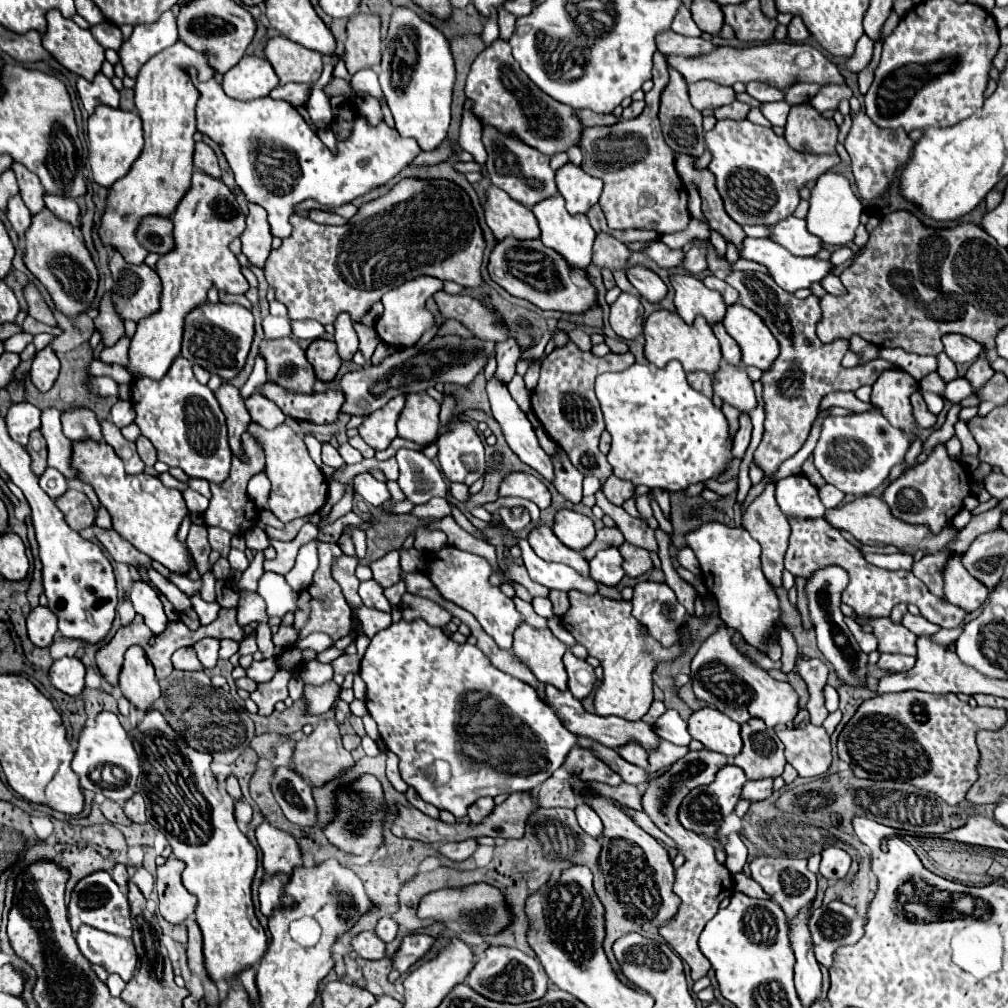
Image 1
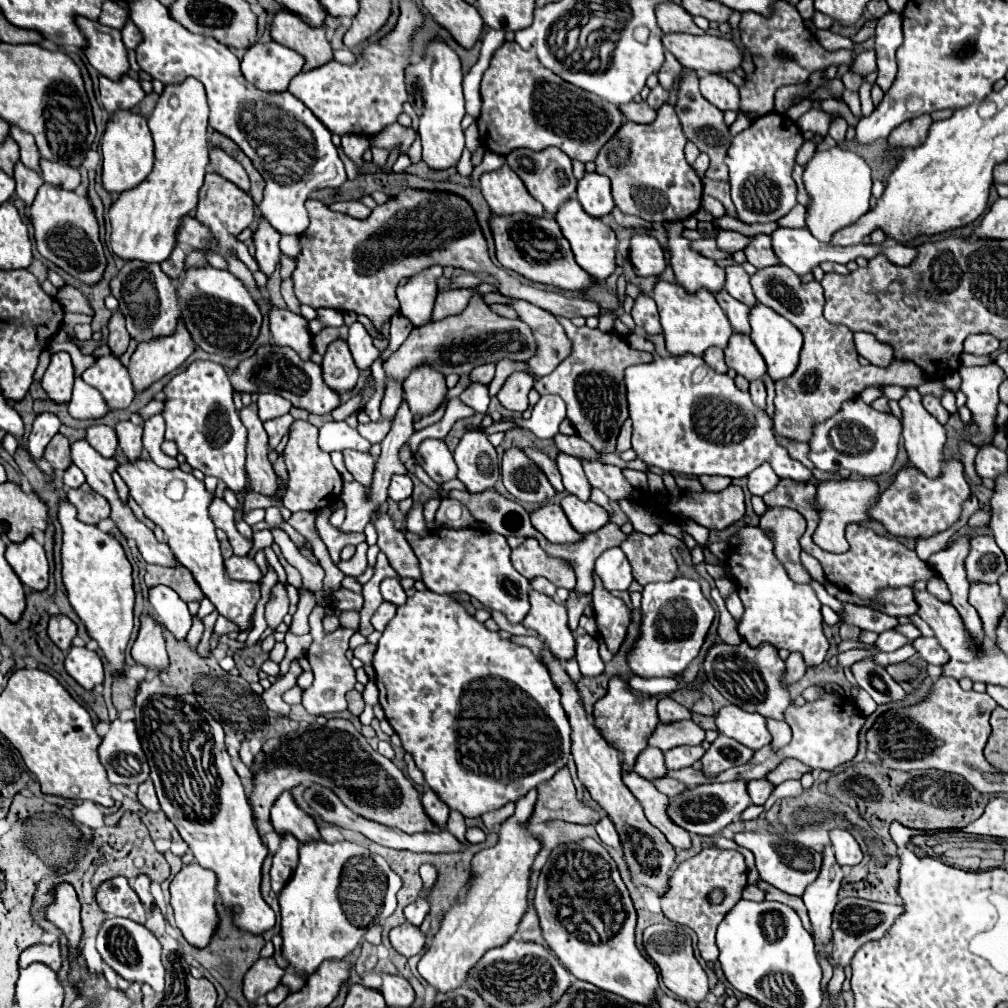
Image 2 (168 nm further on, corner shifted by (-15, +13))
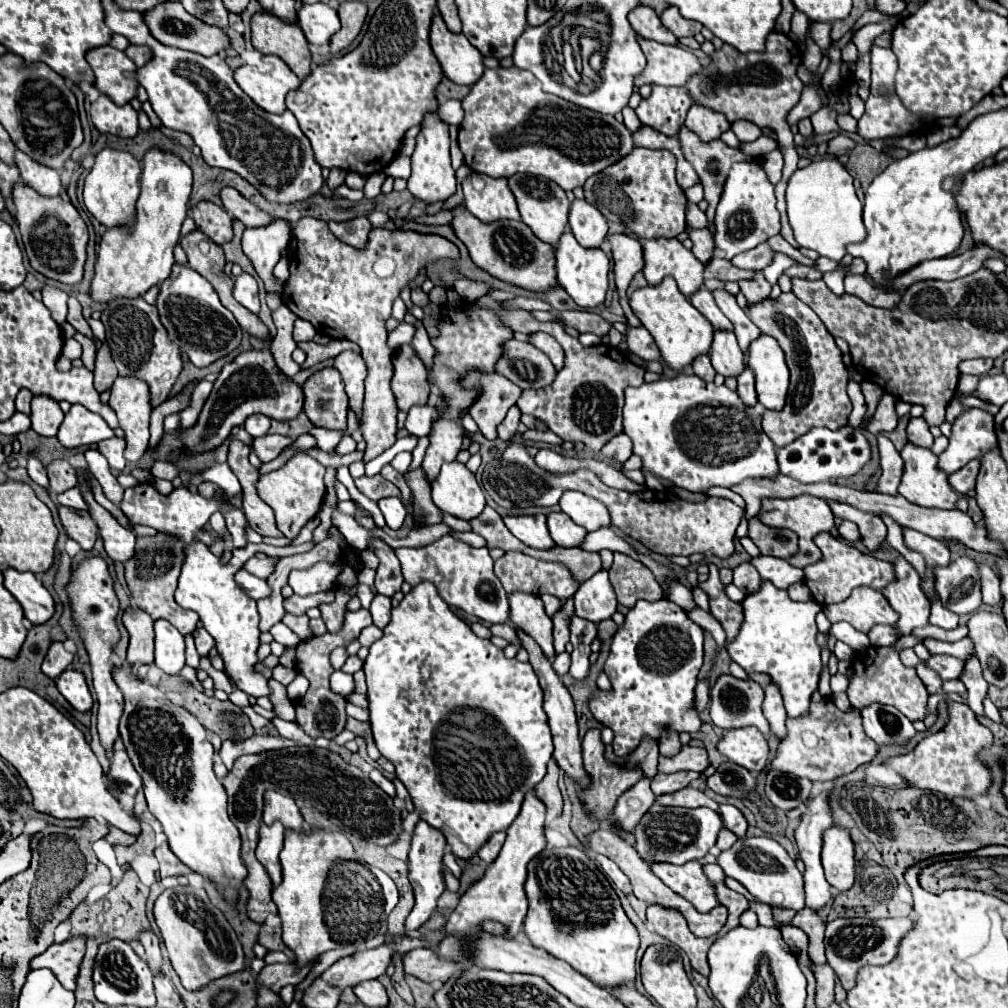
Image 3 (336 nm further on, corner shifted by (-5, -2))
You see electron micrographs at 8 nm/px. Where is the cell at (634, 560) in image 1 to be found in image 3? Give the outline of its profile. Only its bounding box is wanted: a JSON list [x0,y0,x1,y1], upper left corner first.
[610,553,662,607]

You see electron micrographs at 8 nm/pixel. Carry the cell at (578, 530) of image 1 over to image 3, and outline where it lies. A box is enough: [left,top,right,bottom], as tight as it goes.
[548,511,586,547]

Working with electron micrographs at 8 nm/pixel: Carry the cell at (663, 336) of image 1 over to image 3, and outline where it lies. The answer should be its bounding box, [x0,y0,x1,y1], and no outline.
[630,277,714,371]

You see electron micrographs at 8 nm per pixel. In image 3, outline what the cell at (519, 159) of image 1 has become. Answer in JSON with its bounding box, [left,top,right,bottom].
[508,175,570,245]

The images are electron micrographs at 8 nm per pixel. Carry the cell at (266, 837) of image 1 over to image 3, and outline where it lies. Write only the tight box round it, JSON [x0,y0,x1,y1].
[264,791,304,831]

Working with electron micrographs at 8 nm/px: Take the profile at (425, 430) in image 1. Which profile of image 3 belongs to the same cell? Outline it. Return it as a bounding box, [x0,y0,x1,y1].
[392,345,430,411]

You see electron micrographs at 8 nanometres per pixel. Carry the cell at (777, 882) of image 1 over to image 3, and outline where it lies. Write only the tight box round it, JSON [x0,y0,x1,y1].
[716,837,804,911]

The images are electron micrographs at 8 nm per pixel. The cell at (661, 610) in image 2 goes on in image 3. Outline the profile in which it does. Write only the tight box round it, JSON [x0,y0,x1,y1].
[590,599,704,757]

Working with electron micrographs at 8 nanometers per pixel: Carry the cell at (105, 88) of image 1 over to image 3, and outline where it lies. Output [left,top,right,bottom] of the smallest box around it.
[90,95,138,137]

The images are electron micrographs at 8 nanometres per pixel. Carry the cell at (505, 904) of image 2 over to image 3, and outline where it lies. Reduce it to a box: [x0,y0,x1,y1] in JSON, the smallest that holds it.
[436,791,546,963]

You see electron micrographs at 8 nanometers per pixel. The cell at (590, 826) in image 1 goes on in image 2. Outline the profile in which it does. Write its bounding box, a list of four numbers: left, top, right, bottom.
[594,816,620,846]

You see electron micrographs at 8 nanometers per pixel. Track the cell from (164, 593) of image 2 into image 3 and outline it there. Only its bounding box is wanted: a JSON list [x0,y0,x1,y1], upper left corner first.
[154,619,184,675]

